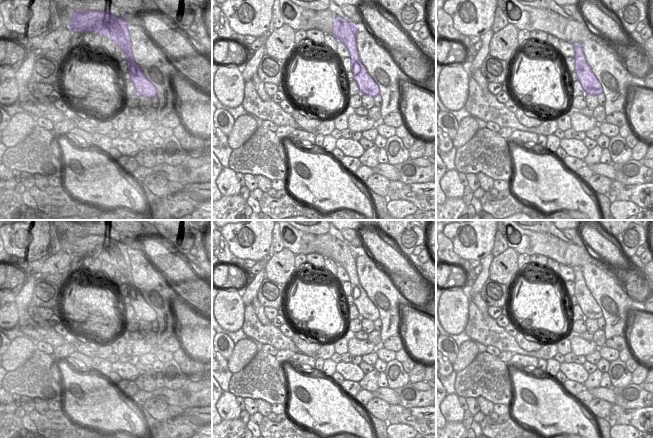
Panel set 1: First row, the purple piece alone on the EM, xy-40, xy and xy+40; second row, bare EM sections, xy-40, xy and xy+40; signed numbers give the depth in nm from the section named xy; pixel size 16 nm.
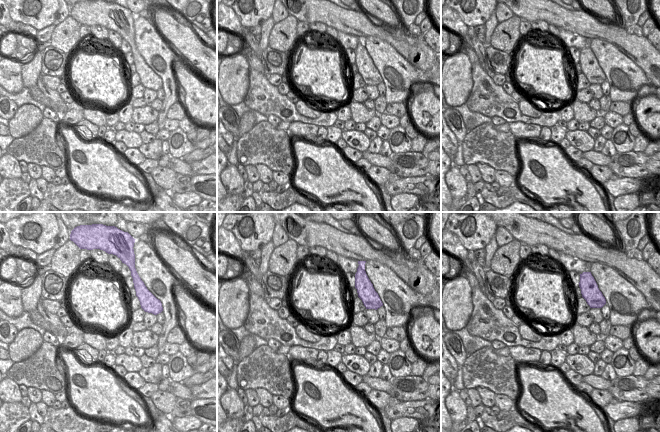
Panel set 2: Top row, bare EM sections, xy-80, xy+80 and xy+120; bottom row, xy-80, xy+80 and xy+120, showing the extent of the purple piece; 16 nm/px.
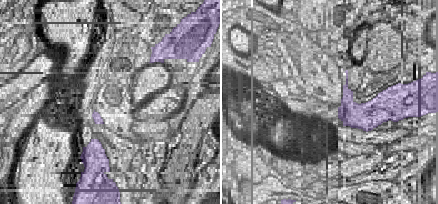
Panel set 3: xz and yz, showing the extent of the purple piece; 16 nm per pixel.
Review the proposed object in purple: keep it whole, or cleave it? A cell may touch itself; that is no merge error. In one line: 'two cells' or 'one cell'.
one cell

